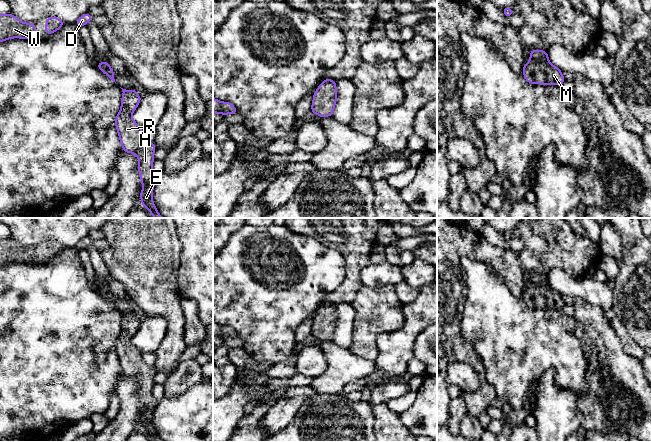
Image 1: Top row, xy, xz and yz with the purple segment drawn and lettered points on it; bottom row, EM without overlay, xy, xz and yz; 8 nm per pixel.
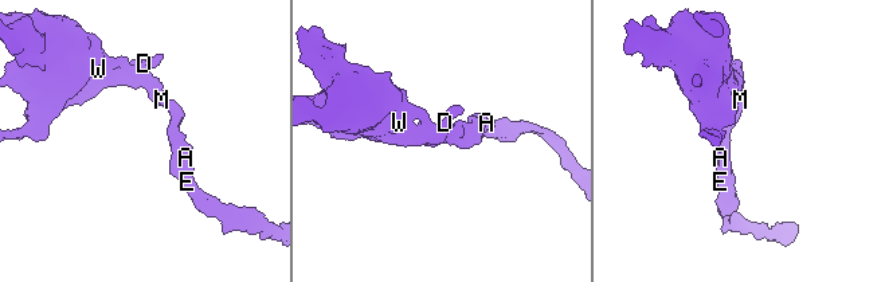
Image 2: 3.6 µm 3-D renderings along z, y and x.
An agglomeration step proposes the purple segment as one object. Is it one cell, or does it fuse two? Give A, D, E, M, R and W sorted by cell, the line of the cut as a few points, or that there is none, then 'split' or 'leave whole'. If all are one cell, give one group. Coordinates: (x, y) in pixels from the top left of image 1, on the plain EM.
A D E M R W; no cut; leave whole

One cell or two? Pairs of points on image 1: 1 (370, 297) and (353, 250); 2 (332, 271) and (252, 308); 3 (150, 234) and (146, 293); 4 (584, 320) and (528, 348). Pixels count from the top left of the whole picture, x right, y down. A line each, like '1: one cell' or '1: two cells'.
1: two cells
2: one cell
3: one cell
4: two cells

